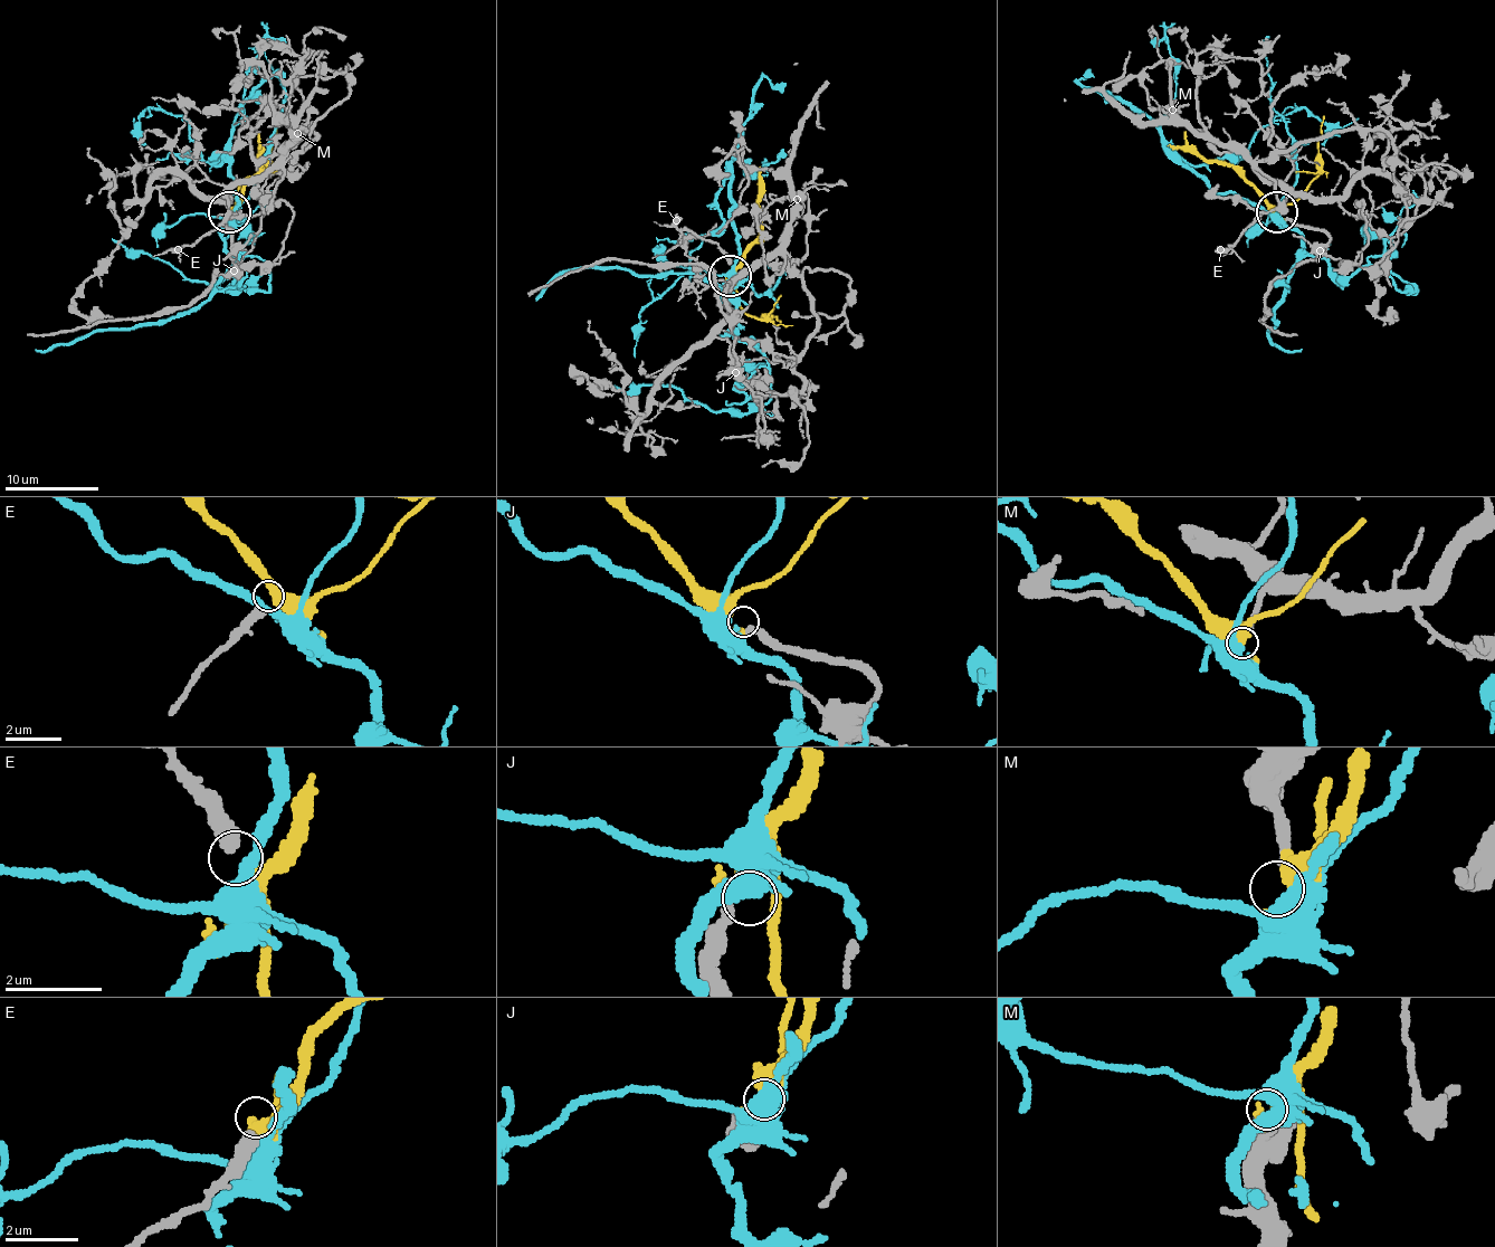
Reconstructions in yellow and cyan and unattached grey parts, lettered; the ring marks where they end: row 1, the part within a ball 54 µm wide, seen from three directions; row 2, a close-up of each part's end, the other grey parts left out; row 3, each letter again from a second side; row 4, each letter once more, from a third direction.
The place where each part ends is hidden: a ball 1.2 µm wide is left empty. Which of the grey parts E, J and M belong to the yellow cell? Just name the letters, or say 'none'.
J

